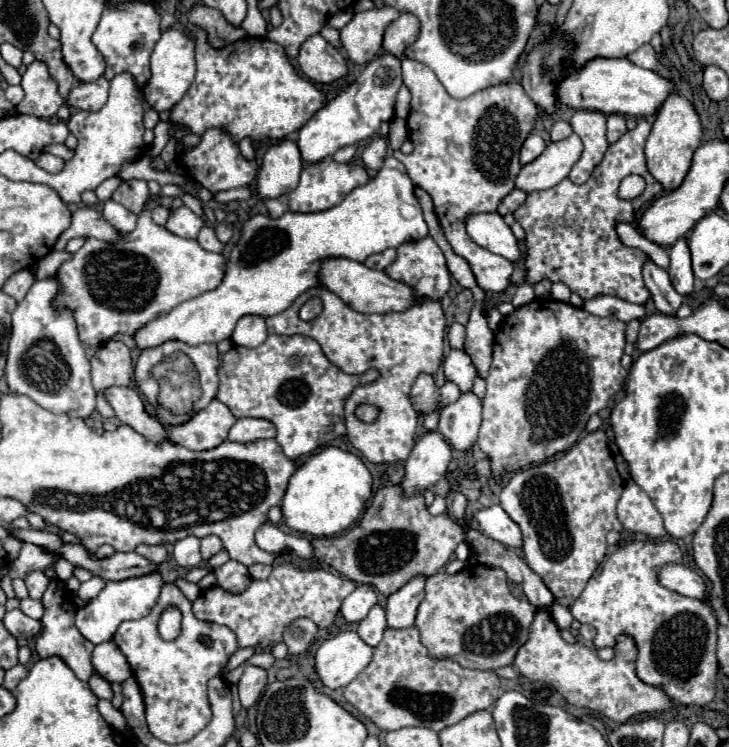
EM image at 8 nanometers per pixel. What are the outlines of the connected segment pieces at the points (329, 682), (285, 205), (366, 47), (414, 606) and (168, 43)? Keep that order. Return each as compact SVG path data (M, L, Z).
M342 631L318 647L314 671L324 687L346 687L370 663L372 653L374 649L368 647L356 631Z
M326 157L322 163L314 163L314 165L306 165L302 169L302 175L300 175L300 185L278 197L278 199L266 199L266 207L268 207L268 213L276 219L276 217L282 217L282 213L286 211L322 211L322 209L330 209L334 205L338 205L342 201L342 195L350 193L354 187L360 187L368 181L368 173L364 167L360 165L340 165L336 163L332 157Z
M392 7L356 13L354 19L340 29L340 43L348 59L358 65L372 61L382 47L386 25L396 17L400 17L400 11Z
M414 577L402 589L392 593L386 603L386 621L392 629L406 629L414 625L420 601L424 599L426 577Z
M178 29L164 31L160 41L156 43L156 47L152 51L152 57L150 57L152 75L150 75L148 83L144 85L144 99L158 113L172 109L186 95L186 91L190 89L190 85L194 81L194 75L196 75L194 47L196 47L194 37L190 37L190 35L186 35Z

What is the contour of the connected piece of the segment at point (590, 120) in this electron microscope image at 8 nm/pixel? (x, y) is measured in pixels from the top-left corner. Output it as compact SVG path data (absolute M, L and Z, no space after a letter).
M576 111L572 115L572 131L582 139L584 153L580 161L570 171L570 181L576 185L582 185L590 179L592 171L600 161L604 159L604 153L608 149L606 141L606 115L598 111Z

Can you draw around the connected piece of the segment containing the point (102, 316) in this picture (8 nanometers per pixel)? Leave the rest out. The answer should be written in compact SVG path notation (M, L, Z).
M144 207L138 217L138 227L132 233L128 233L112 243L88 237L84 241L84 245L72 255L72 259L68 259L60 265L60 269L54 275L60 289L52 301L52 307L70 309L74 315L74 321L78 325L80 341L84 345L96 347L96 345L106 343L116 333L134 335L142 325L172 311L182 301L188 301L192 297L198 297L206 291L216 289L224 277L224 271L226 271L226 261L220 253L204 251L198 245L198 241L182 239L182 237L170 233L166 227L156 225L152 221L150 209Z

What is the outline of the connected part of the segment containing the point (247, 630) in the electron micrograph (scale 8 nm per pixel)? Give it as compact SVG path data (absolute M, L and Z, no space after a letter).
M284 561L282 565L274 565L268 579L250 579L250 585L240 593L230 593L218 585L202 589L200 597L192 603L192 611L194 611L196 619L200 619L200 621L212 621L212 623L220 623L220 625L230 627L238 635L238 647L266 649L266 647L274 647L276 643L282 643L284 629L298 617L312 619L320 629L326 629L328 625L332 625L342 601L354 591L354 587L356 585L350 579L344 579L340 575L332 575L322 567L300 569L300 567L294 567L292 563Z

